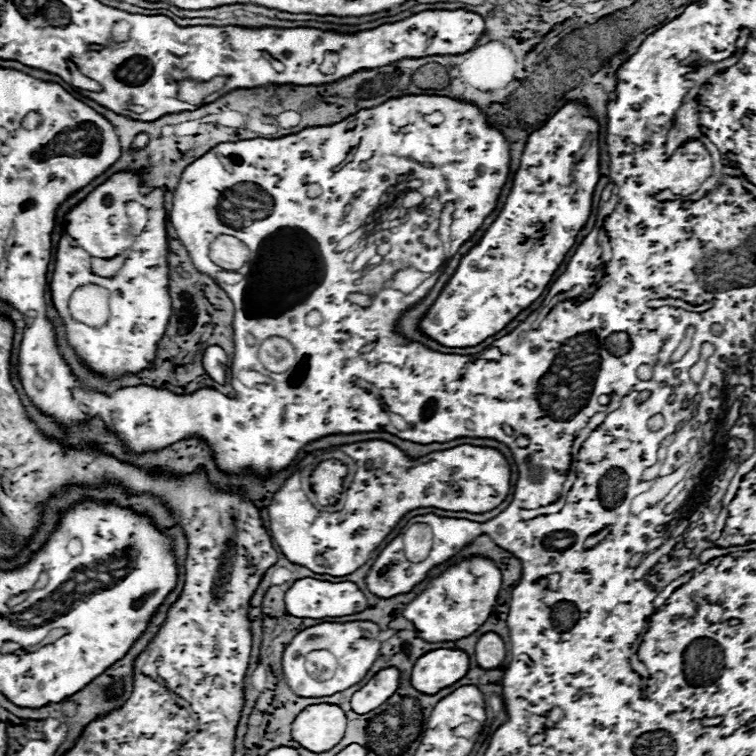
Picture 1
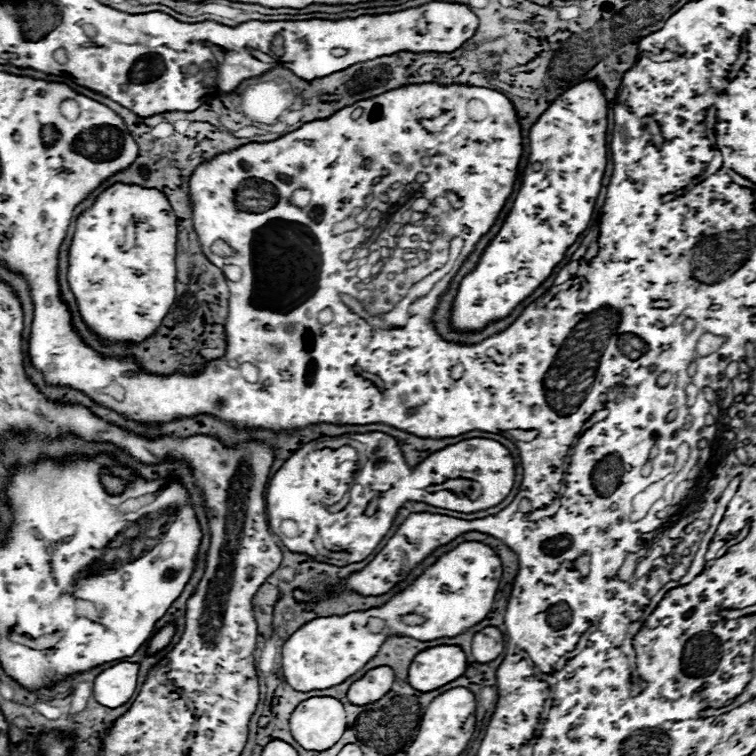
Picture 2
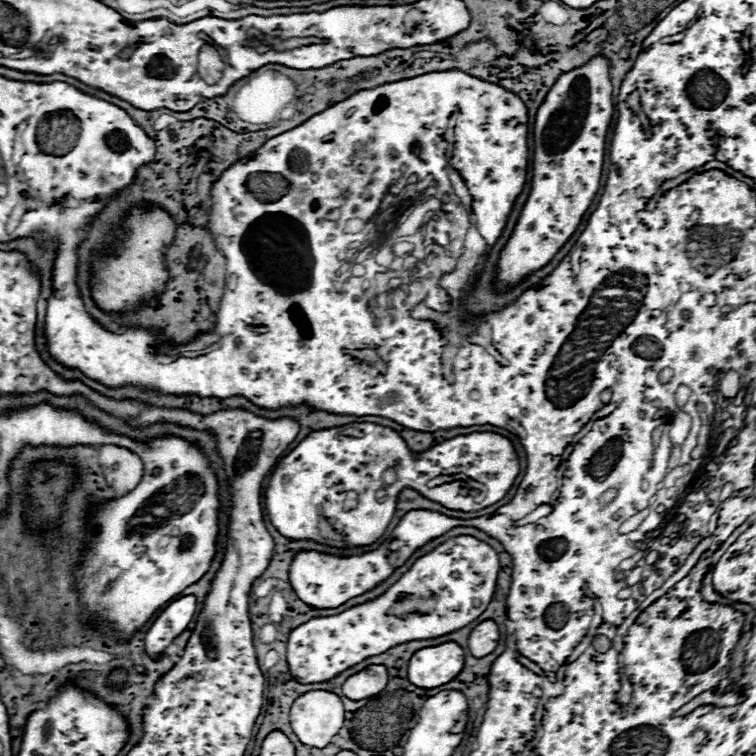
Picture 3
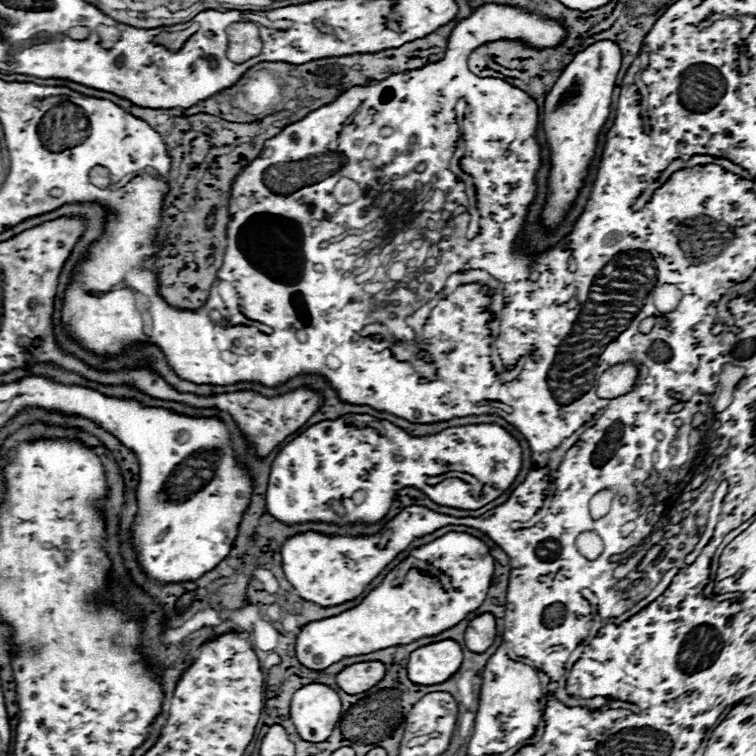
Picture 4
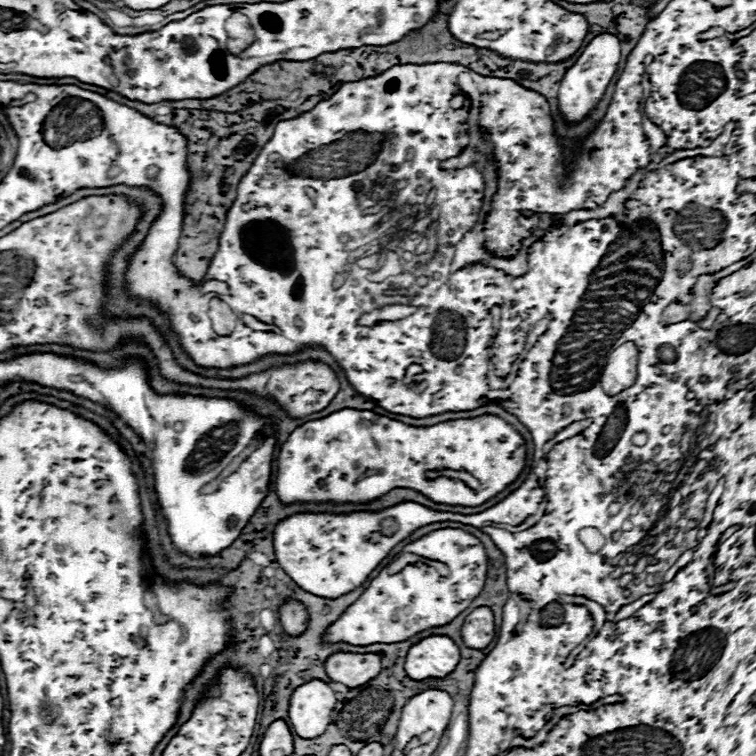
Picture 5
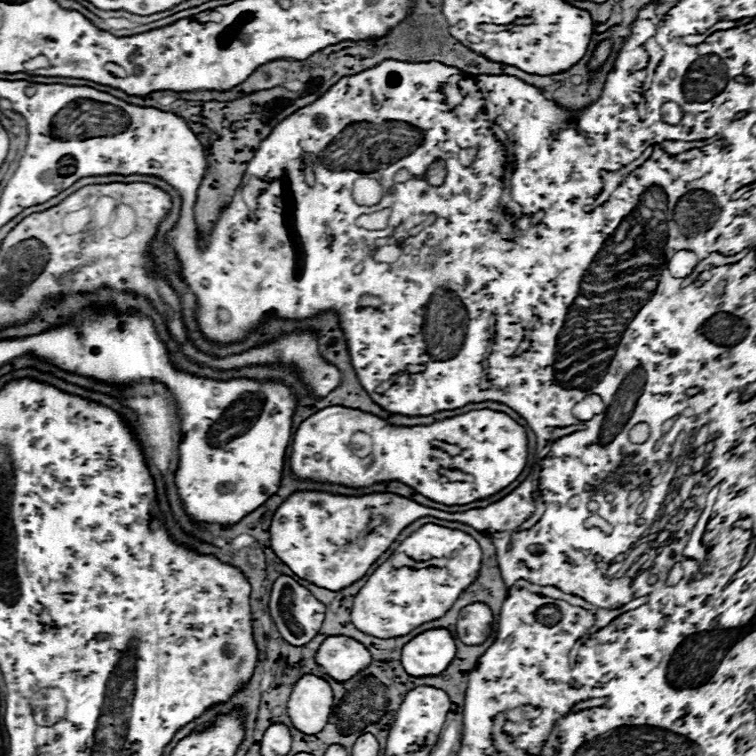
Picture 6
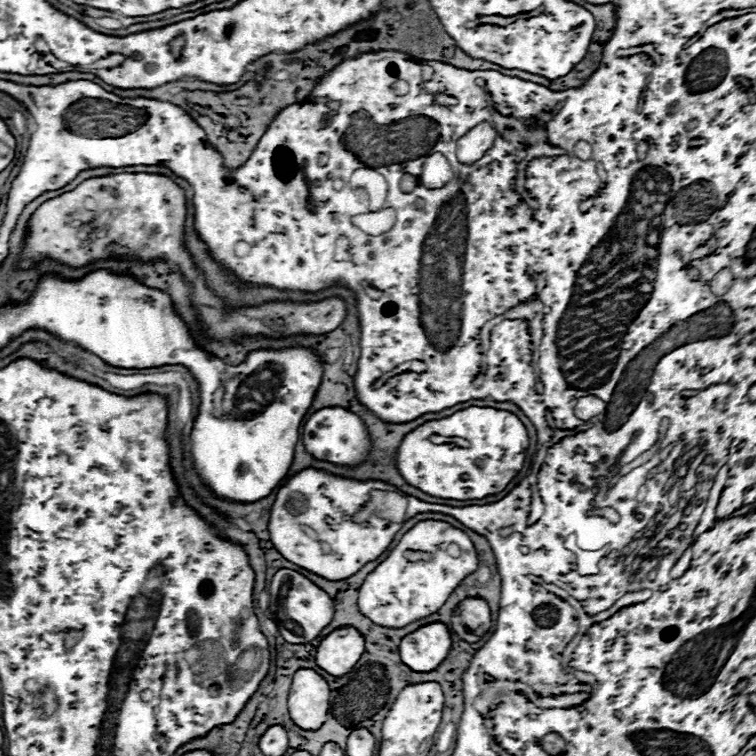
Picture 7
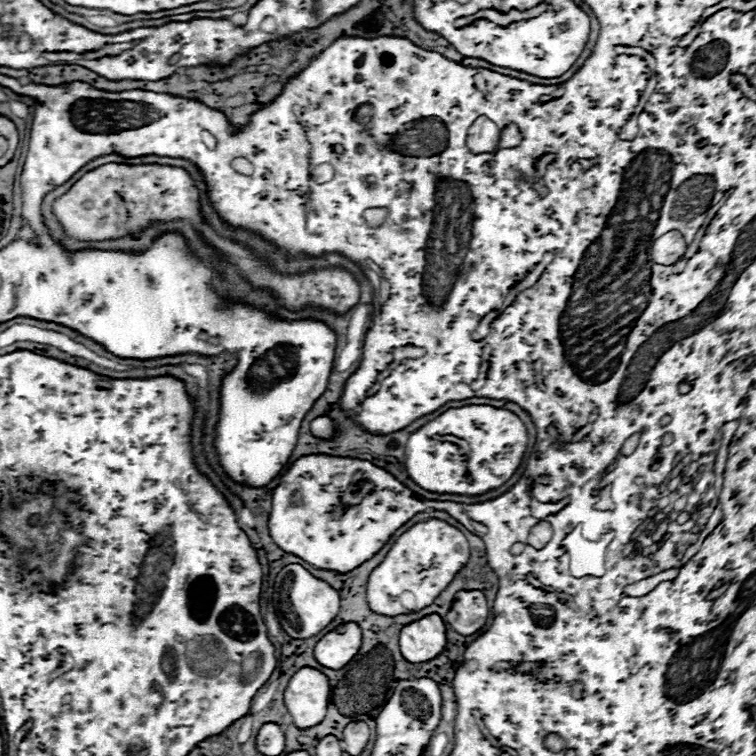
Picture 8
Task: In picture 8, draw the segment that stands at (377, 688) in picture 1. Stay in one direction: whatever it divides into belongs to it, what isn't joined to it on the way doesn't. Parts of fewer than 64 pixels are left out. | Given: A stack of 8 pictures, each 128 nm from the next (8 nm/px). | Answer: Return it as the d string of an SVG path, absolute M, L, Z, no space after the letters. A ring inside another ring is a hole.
M346 622L342 626L338 626L336 630L328 632L316 644L314 656L316 656L318 664L332 668L332 670L340 670L358 654L360 646L362 646L360 626L354 622Z

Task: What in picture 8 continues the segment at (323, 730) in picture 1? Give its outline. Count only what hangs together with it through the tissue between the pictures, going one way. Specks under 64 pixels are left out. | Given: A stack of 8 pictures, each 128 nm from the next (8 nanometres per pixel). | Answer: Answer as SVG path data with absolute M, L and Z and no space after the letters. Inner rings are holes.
M300 668L288 682L284 692L284 704L298 728L318 726L328 710L330 702L330 682L328 678L310 668Z

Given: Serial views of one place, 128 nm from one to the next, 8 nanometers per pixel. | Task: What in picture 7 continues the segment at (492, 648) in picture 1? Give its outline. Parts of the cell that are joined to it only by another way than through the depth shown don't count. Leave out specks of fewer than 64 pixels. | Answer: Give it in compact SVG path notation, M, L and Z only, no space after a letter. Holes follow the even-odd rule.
M466 598L466 600L462 600L456 606L454 614L452 614L450 626L452 626L452 630L456 632L456 636L460 640L466 640L466 642L482 640L482 636L492 626L490 608L488 608L486 600L482 600L482 598Z

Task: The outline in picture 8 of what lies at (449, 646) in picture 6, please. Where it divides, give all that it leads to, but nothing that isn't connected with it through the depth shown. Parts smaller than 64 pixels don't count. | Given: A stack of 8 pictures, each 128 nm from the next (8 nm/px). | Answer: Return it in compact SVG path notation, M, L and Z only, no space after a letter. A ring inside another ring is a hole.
M438 614L424 616L402 628L400 652L412 664L430 662L446 648L446 624Z

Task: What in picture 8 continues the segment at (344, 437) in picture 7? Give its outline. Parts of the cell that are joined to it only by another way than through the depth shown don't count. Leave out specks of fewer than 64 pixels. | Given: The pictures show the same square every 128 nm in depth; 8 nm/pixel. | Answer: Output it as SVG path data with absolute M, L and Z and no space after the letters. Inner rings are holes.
M318 416L310 422L310 432L316 438L322 440L332 440L334 438L334 430L338 430L338 424L330 418L330 416Z

